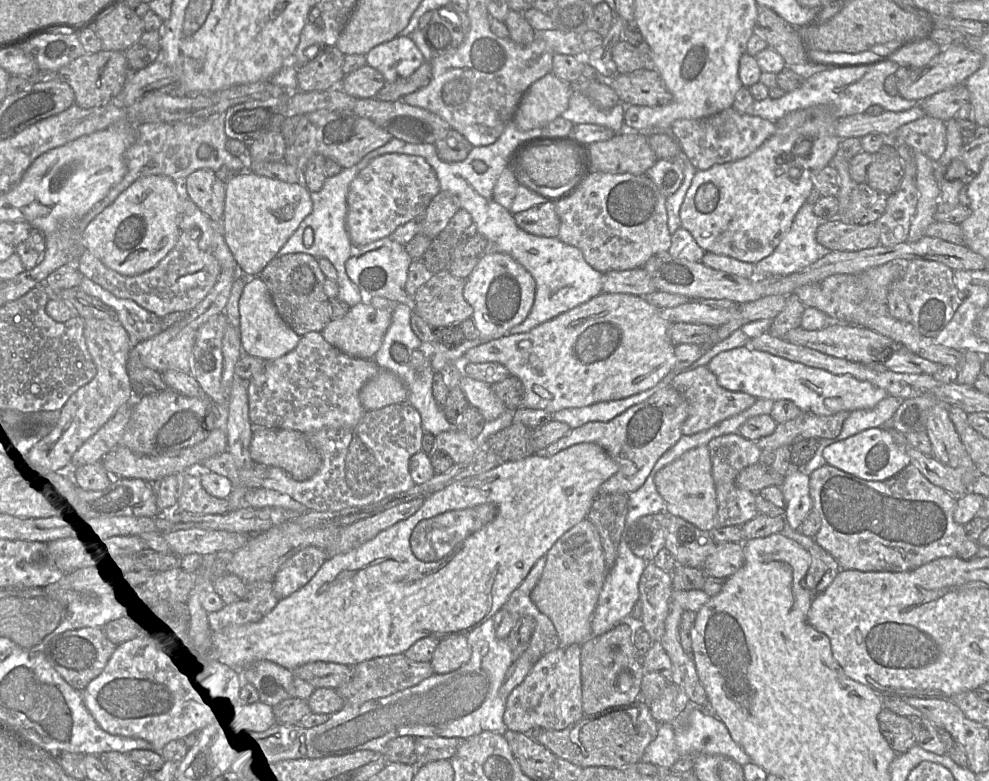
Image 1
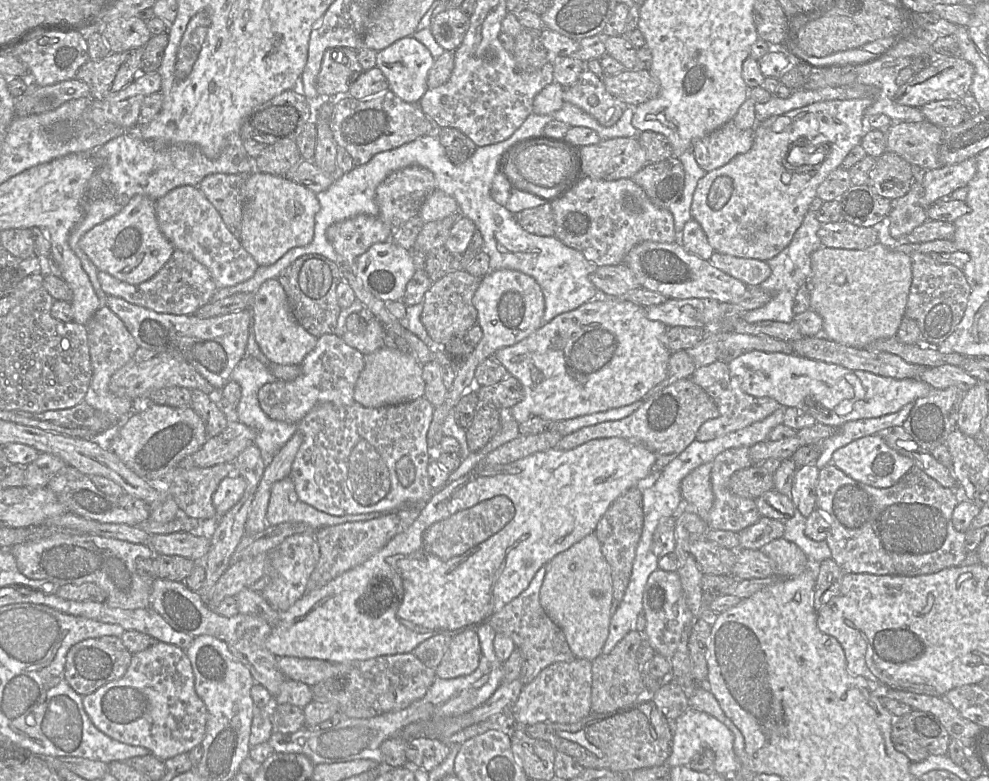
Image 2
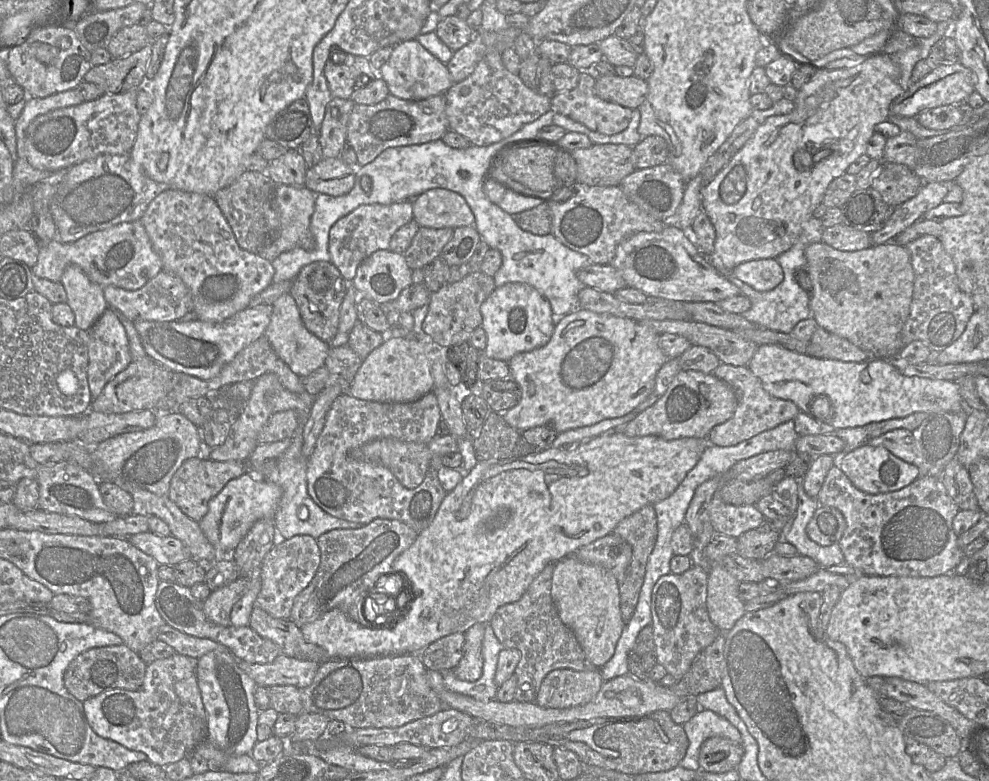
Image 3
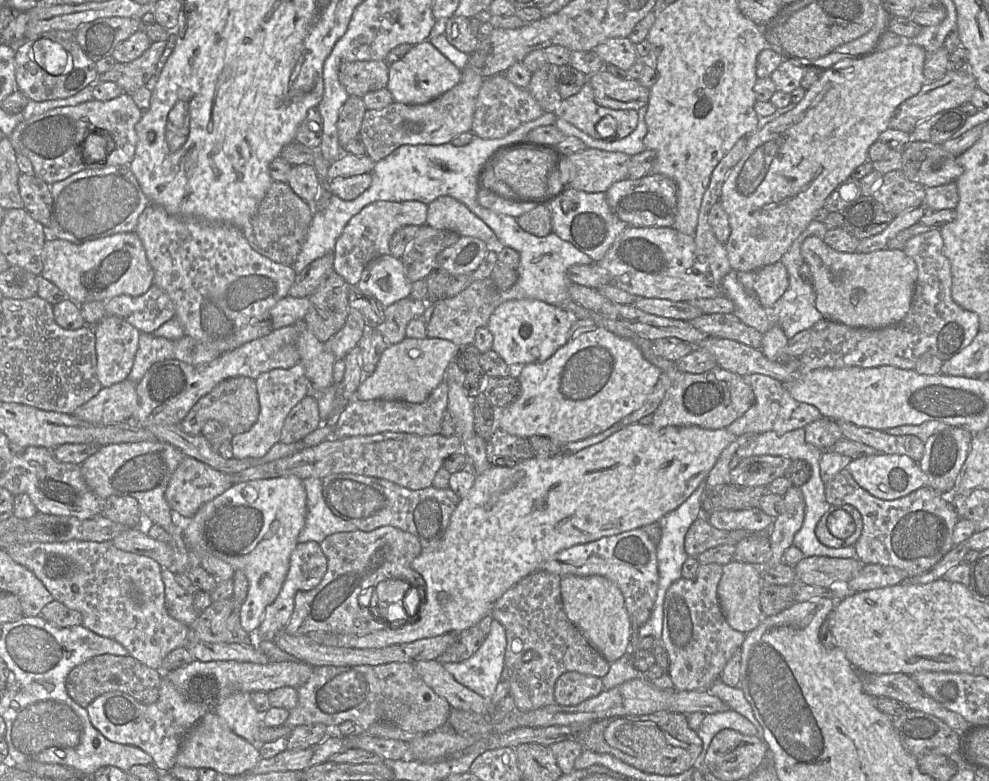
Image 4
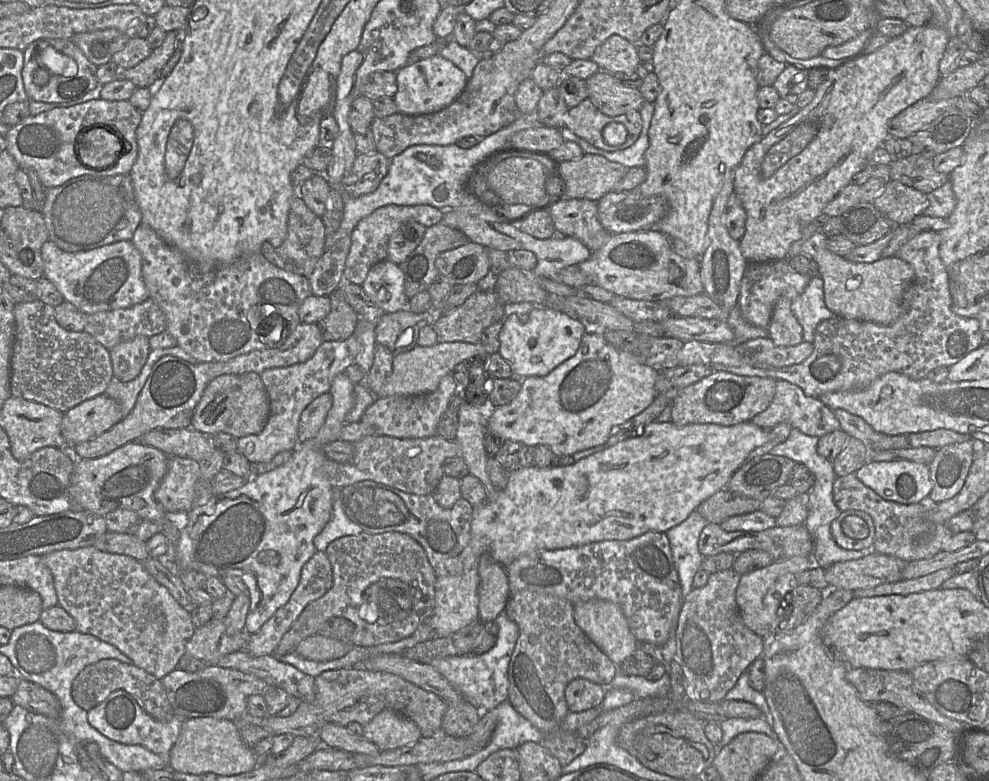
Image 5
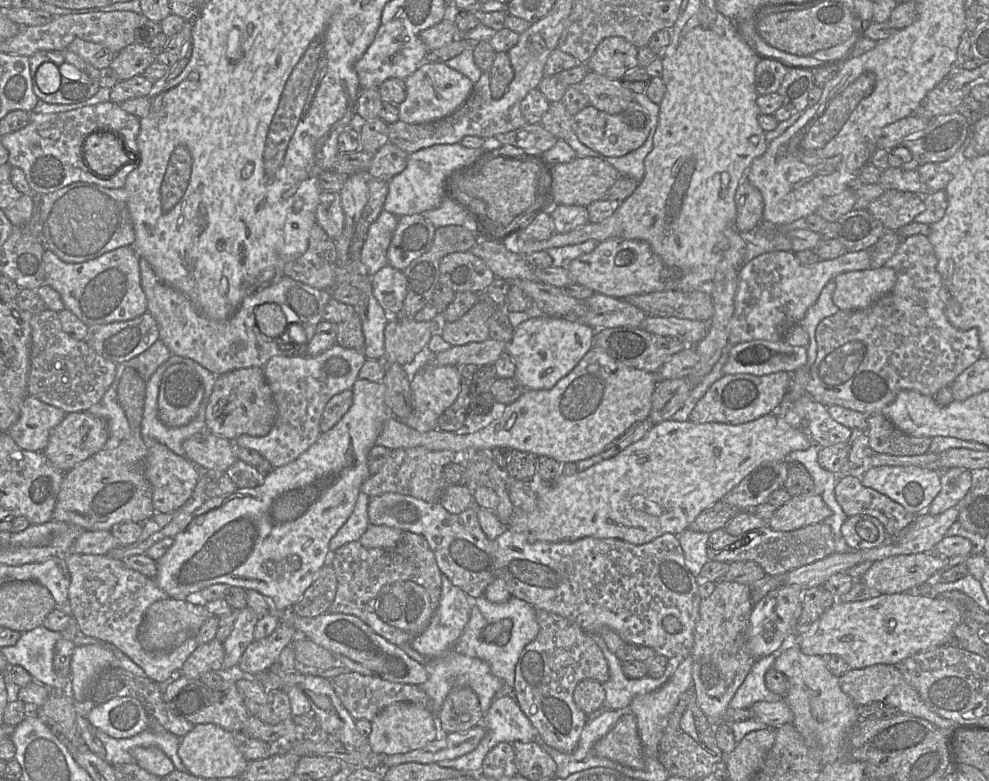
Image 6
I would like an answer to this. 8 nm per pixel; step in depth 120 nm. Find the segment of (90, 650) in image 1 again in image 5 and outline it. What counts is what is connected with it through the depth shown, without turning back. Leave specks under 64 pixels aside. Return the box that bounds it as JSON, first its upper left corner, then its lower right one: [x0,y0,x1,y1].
[71,659,175,721]

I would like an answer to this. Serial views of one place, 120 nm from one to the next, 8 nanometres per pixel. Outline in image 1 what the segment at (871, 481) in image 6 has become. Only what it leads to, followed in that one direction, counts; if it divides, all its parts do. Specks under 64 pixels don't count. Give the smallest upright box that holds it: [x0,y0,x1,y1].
[823,428,911,481]

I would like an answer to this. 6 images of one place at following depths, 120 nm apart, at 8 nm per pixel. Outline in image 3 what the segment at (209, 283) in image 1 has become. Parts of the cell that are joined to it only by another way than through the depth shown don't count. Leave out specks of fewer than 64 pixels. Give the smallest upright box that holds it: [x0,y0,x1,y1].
[103,271,193,322]

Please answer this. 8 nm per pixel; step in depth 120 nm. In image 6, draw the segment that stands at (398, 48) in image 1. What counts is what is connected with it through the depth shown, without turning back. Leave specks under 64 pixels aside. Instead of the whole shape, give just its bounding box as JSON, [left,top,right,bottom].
[399,62,474,124]

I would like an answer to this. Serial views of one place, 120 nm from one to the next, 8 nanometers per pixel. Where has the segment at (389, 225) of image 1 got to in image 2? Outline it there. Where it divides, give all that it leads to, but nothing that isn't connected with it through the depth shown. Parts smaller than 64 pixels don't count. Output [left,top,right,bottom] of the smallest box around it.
[376,166,436,230]

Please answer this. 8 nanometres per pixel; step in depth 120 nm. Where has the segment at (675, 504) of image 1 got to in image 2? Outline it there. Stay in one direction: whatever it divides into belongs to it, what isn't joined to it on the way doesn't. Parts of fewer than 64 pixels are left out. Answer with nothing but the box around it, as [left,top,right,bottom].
[681,463,714,522]

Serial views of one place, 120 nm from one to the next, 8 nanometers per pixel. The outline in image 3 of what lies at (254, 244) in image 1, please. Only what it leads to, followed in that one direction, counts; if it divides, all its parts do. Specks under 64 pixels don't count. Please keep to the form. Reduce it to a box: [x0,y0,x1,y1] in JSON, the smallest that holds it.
[259,184,316,261]

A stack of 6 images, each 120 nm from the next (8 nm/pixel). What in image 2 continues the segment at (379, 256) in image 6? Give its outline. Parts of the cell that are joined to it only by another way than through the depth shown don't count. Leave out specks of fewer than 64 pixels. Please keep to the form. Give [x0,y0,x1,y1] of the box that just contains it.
[326,214,393,268]

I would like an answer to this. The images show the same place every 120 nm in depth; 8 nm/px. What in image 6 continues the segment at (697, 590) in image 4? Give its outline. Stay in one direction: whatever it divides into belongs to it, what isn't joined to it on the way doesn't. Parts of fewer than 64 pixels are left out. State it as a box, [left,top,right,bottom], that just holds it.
[690,580,755,725]

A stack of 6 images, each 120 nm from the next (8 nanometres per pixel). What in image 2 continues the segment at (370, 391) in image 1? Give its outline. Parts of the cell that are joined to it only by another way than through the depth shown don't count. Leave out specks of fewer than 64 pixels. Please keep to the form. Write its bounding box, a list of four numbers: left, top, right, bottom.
[354,346,424,408]

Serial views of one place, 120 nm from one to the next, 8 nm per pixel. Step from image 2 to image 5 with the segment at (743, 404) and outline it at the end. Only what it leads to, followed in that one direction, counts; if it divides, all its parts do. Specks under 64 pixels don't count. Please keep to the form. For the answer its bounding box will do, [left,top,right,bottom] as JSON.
[751,380,841,438]

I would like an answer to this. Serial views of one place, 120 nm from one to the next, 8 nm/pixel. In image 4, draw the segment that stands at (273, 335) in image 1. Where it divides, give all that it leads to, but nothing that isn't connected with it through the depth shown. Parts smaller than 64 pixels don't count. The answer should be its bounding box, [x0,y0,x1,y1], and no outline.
[294,320,335,389]

